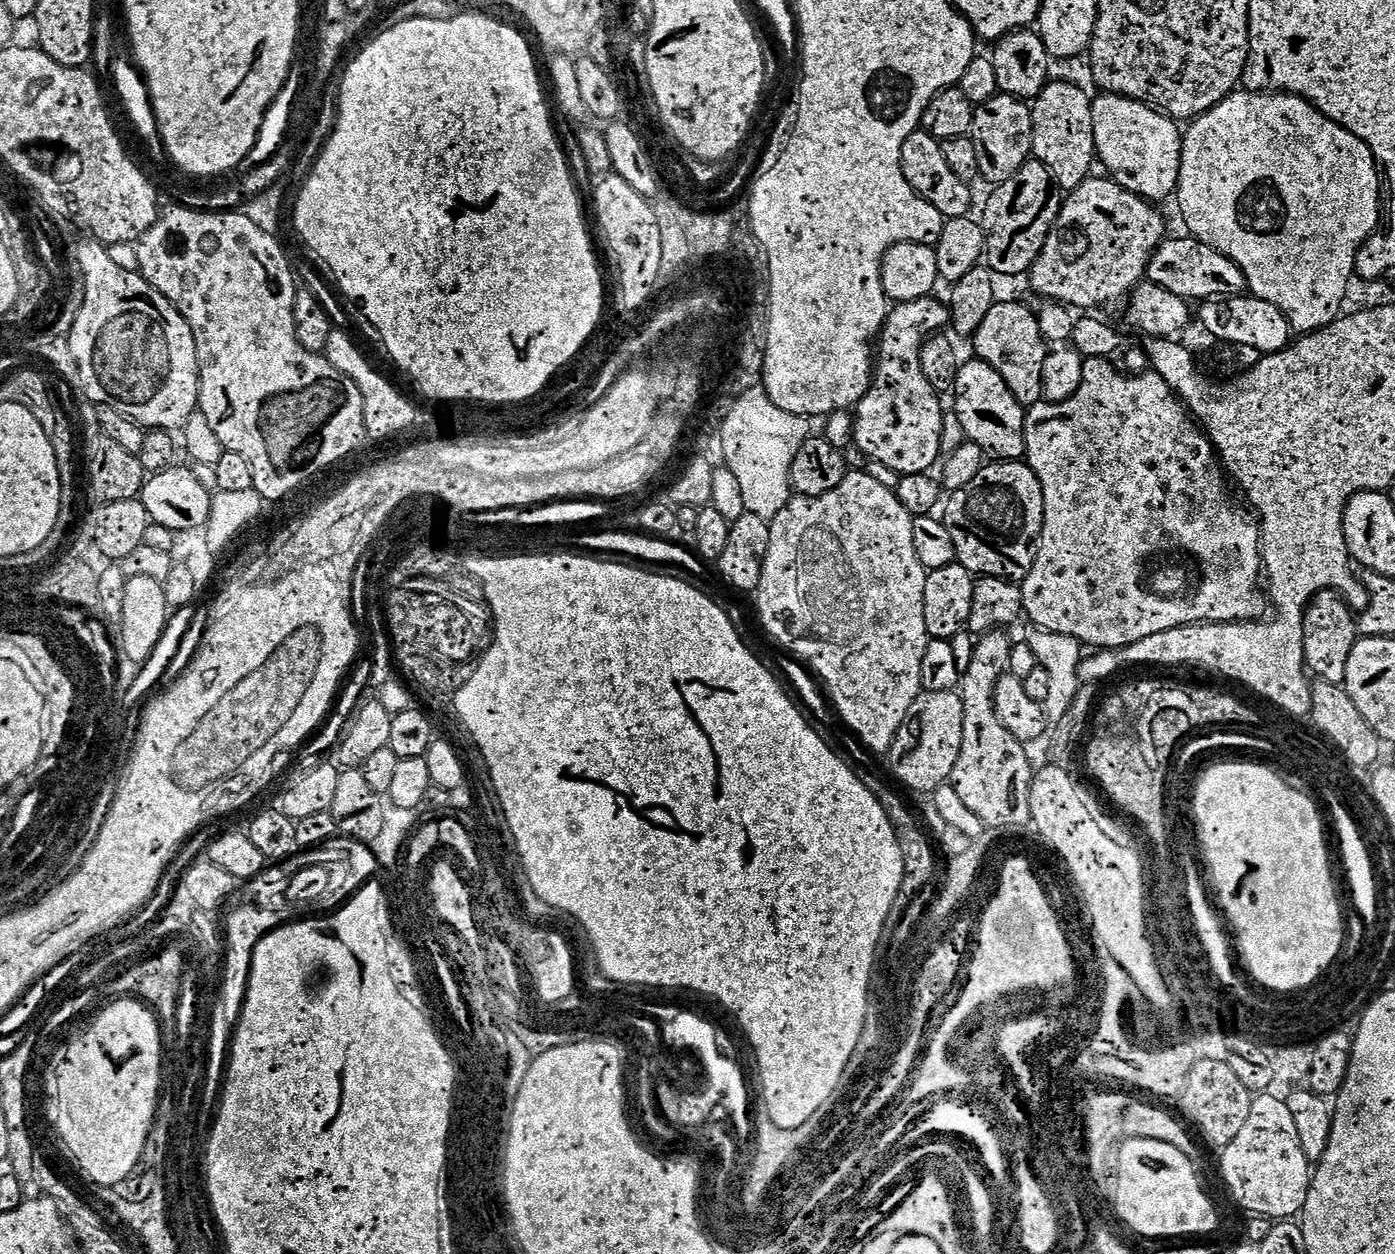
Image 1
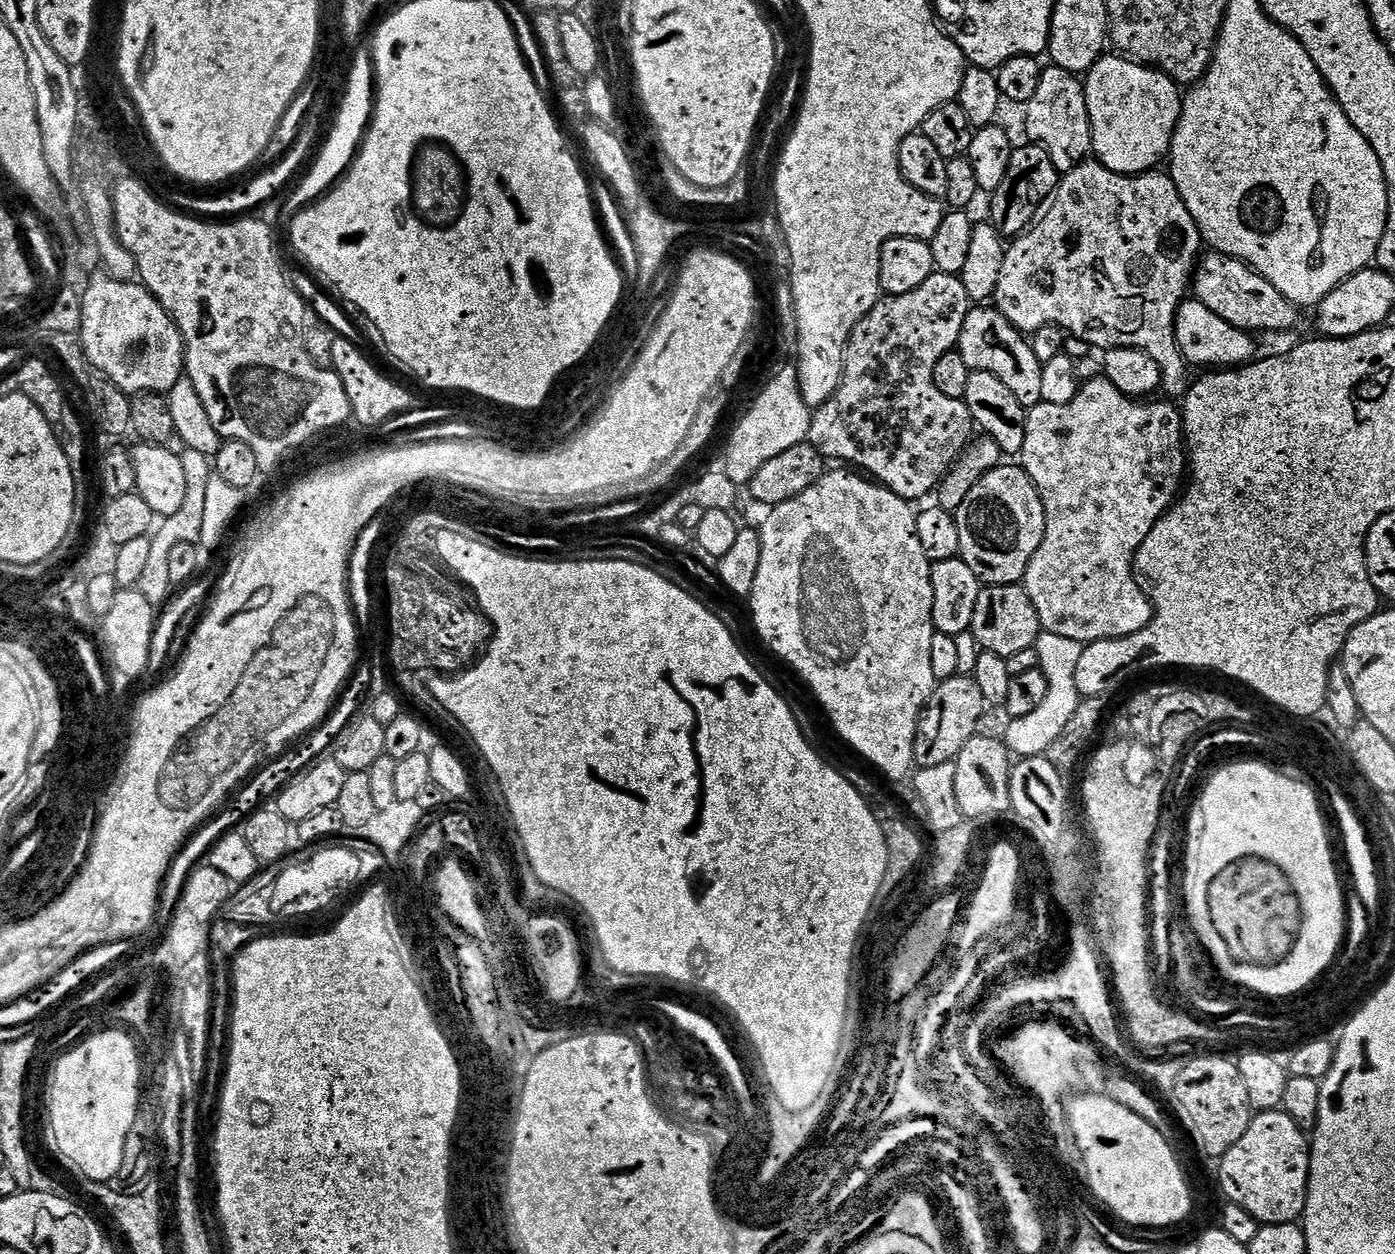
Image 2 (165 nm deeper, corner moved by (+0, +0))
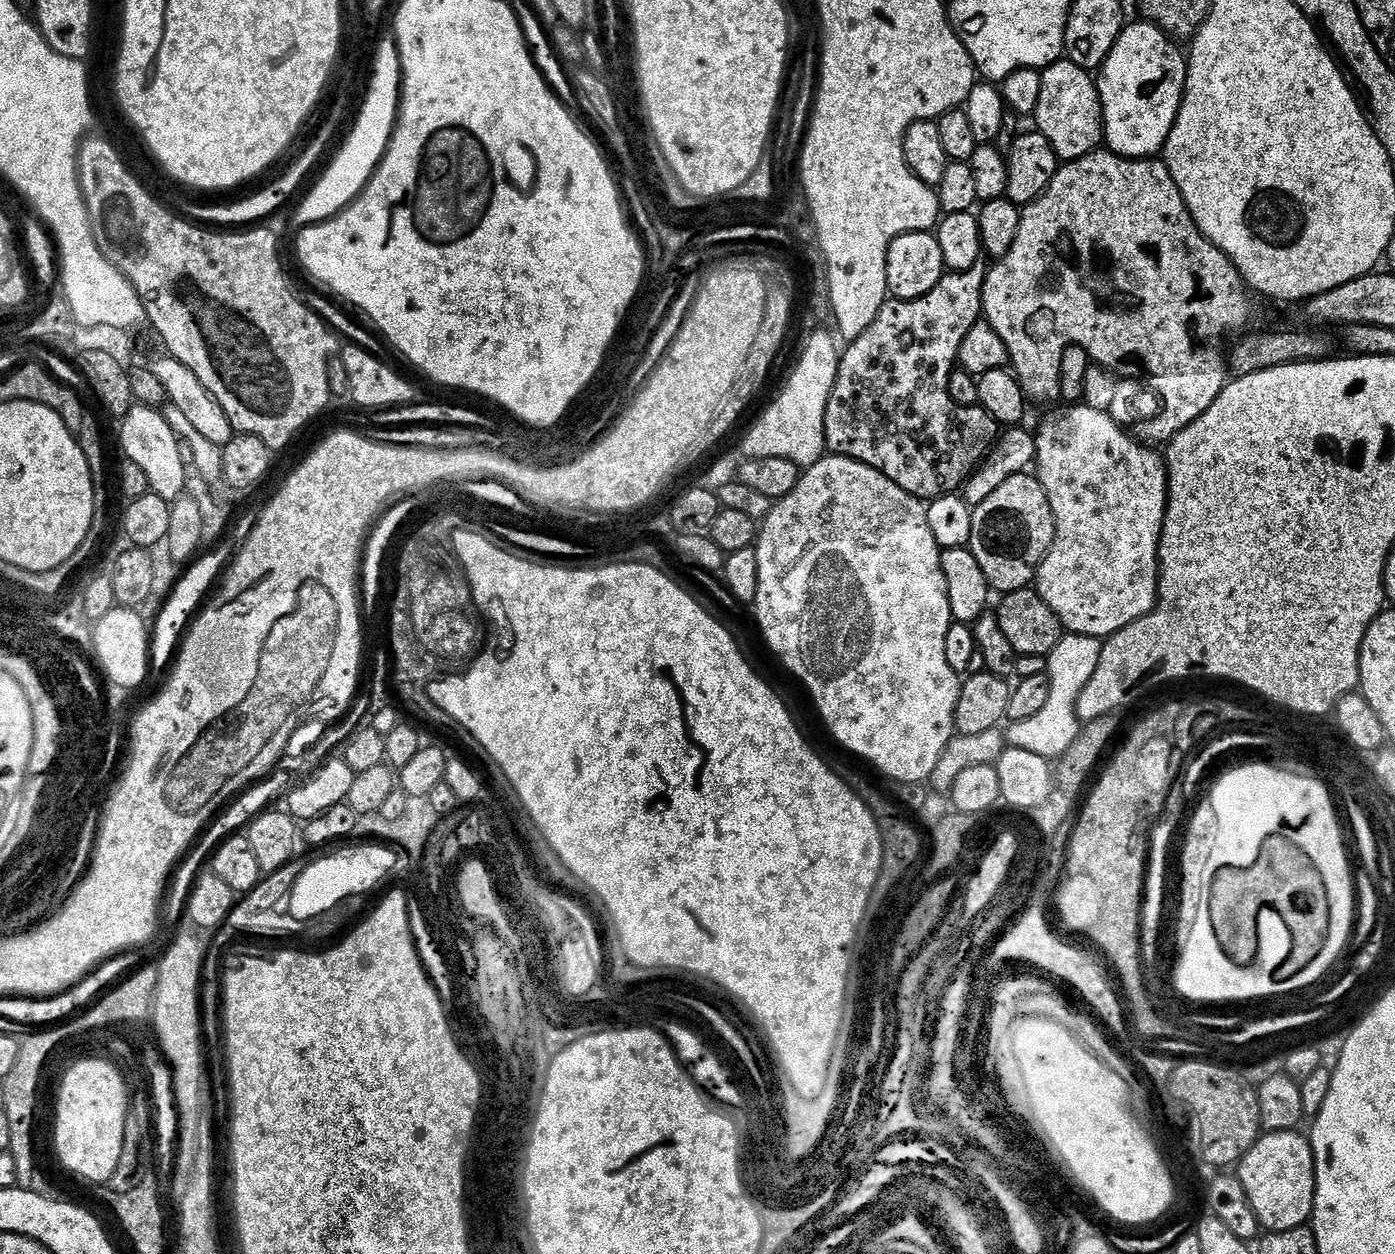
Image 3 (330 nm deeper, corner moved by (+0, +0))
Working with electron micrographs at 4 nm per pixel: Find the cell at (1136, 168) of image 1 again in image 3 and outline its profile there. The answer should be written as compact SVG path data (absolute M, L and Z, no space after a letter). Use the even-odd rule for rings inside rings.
M1151 22L1129 23L1121 28L1120 36L1098 69L1094 83L1100 99L1102 117L1102 140L1107 151L1115 156L1126 156L1129 160L1143 160L1157 155L1164 147L1164 140L1170 134L1176 111L1180 109L1180 97L1184 91L1186 60L1172 49L1164 29Z

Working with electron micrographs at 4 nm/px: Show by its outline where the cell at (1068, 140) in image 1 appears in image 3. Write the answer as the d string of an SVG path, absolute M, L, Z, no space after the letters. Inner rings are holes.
M1057 58L1040 72L1035 120L1035 127L1050 142L1057 161L1077 160L1097 151L1102 144L1102 117L1093 77L1074 62Z

